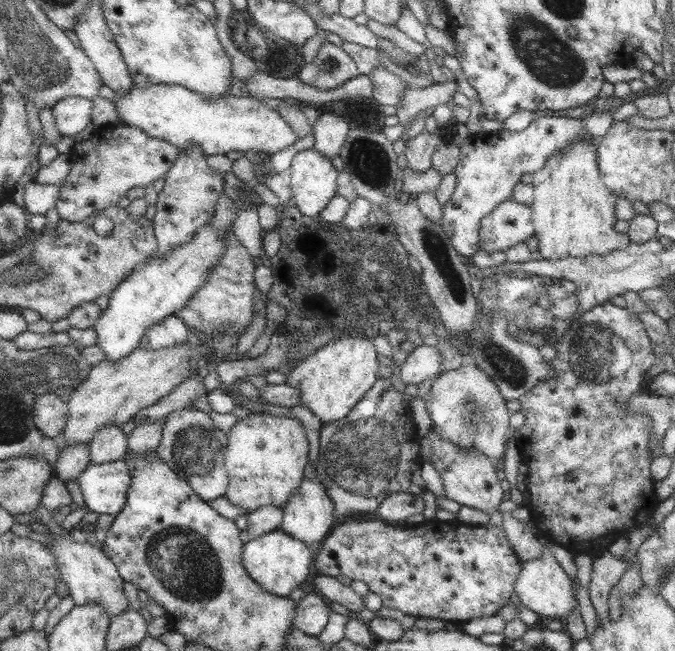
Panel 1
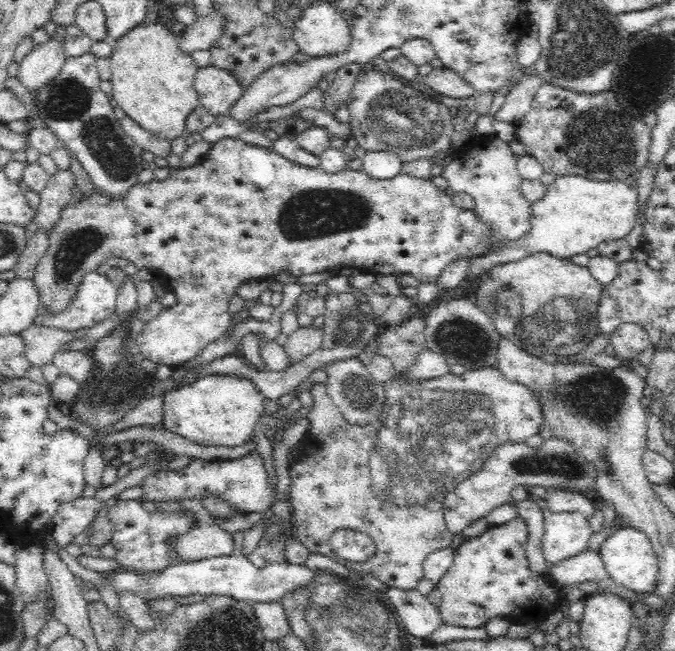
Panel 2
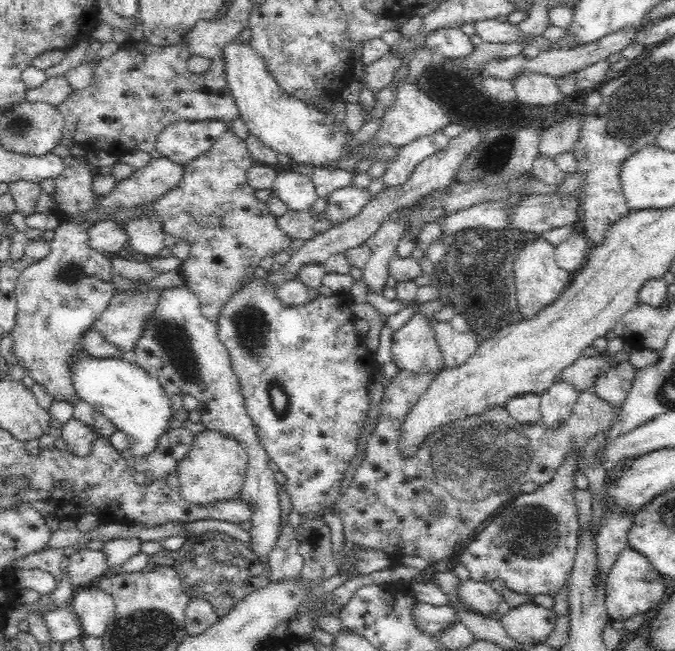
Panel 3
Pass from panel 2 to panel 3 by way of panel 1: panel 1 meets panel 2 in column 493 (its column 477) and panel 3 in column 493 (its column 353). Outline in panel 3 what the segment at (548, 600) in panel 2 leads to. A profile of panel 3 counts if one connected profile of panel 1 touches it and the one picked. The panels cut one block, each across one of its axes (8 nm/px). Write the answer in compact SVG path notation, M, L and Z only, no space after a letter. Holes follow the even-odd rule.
M578 451L566 455L566 461L551 482L544 483L536 492L515 497L508 508L503 508L473 538L458 556L468 570L469 578L484 583L498 578L504 581L508 590L532 597L542 594L554 597L567 585L581 528L578 508L572 498L578 458Z

